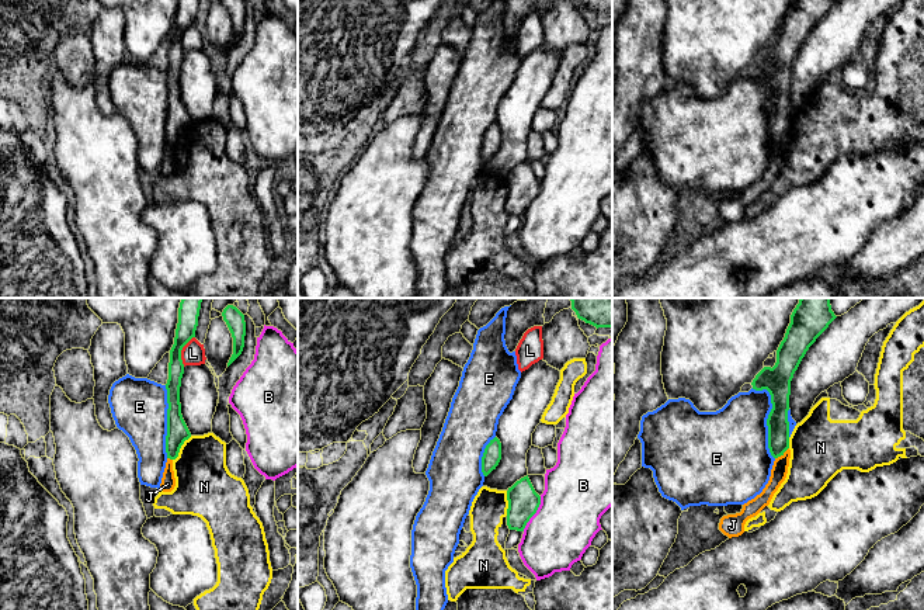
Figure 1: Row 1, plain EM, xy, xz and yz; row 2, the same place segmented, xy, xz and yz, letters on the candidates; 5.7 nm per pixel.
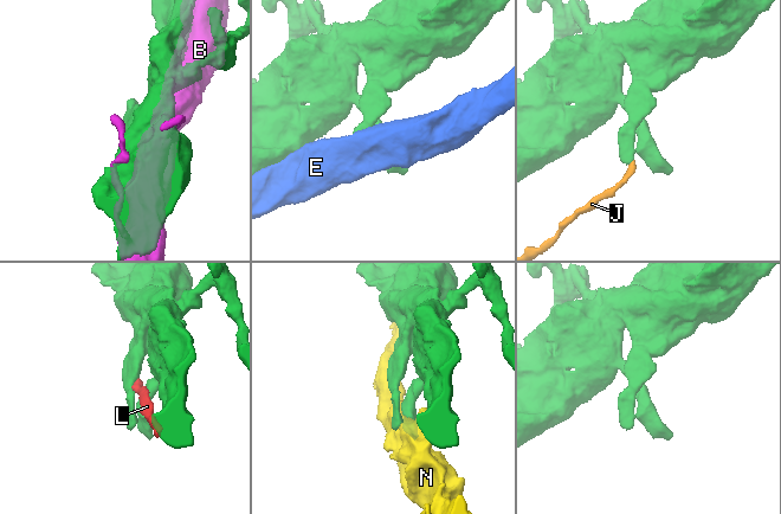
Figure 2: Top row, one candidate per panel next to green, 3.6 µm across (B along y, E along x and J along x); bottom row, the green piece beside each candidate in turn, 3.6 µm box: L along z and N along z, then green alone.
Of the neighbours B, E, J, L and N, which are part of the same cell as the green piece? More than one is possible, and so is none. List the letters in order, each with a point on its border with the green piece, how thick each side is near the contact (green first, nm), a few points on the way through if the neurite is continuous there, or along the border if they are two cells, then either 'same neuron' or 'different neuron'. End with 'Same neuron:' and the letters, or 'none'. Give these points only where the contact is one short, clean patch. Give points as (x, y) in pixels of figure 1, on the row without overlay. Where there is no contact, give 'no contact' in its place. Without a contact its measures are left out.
B: xz (535, 197) | 180/360 nm | different neuron
E: yz (768, 103) | 160/400 nm | along yz (751, 73), (766, 75), (770, 80), (767, 132), (774, 144) | different neuron
J: yz (781, 139) | 130/90 nm | along yz (788, 132), (775, 144) | different neuron
L: xy (180, 37) | 110/140 nm | along xy (194, 21), (181, 35), (183, 51) | different neuron
N: xy (180, 132) | 130/320 nm | different neuron
Same neuron: none

